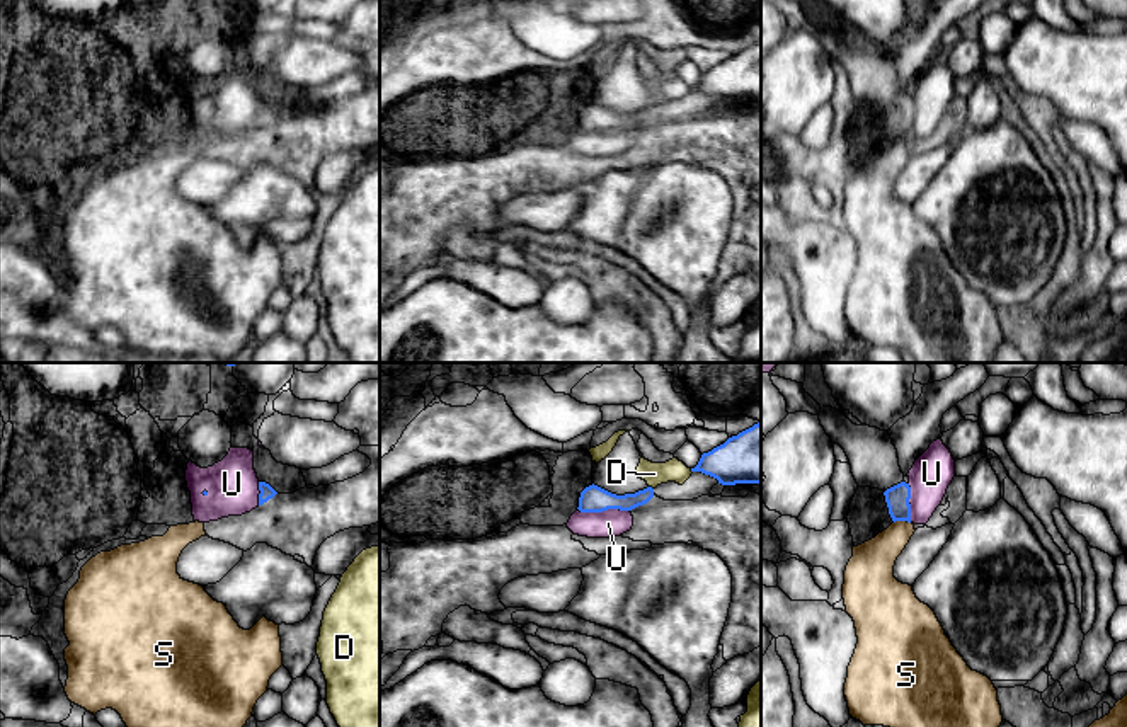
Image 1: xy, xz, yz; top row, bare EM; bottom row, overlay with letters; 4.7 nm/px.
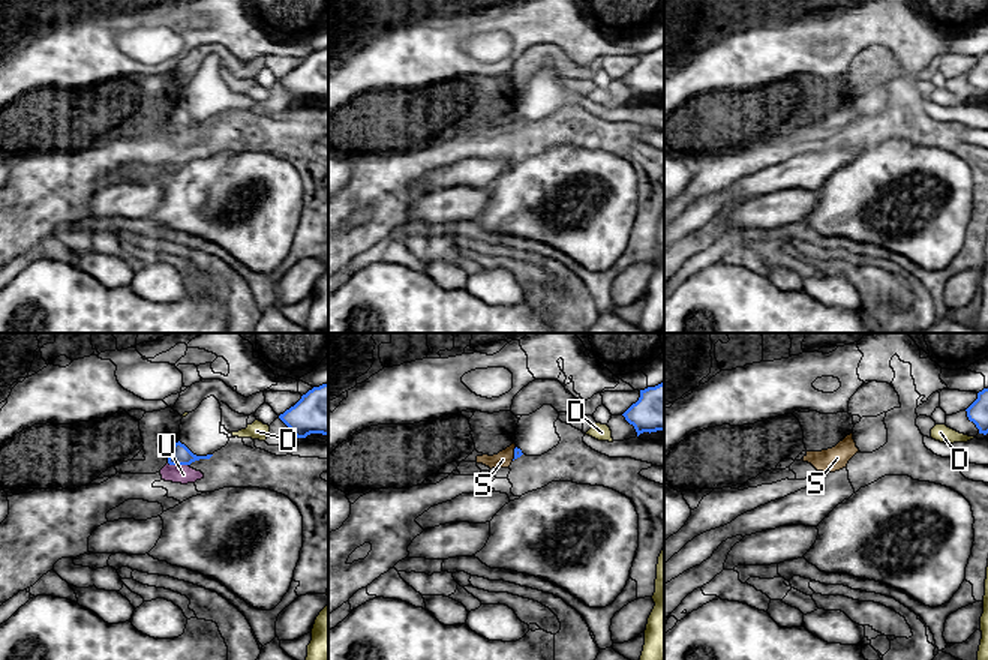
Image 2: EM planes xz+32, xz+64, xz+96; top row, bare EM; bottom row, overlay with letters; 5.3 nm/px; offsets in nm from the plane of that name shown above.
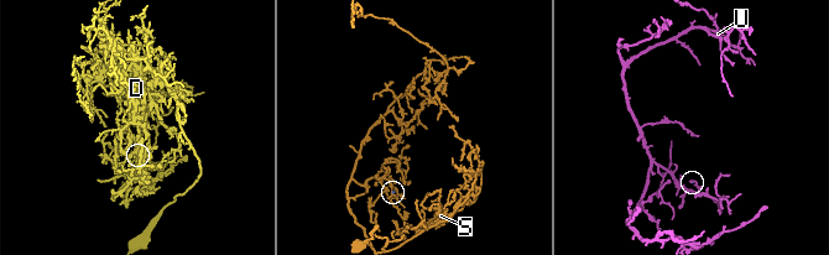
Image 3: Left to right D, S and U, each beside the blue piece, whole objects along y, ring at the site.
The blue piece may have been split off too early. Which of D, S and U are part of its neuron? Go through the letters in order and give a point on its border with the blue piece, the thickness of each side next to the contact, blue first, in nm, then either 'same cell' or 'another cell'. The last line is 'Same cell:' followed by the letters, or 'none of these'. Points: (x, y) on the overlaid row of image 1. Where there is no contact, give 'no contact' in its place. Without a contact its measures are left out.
D: meets blue in xz at (651, 487); 110 nm thick on the blue side, 110 nm on the other; another cell
S: meets blue in yz at (901, 520); 110 nm thick on the blue side, 200 nm on the other; another cell
U: meets blue in xz at (603, 509); 130 nm thick on the blue side, 130 nm on the other; another cell
Same cell: none of these

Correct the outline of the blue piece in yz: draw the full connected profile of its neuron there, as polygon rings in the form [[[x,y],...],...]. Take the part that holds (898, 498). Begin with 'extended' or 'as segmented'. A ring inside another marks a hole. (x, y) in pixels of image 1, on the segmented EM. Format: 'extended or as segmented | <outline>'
as segmented | [[[901,482],[884,492],[889,514],[892,521],[907,521],[911,523],[911,487],[906,482]]]

